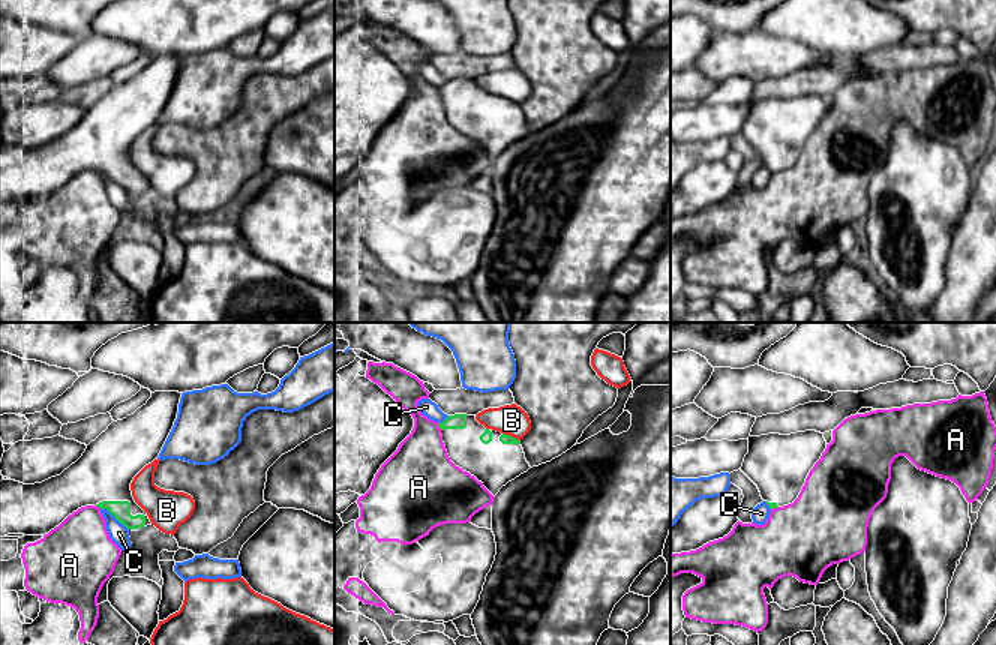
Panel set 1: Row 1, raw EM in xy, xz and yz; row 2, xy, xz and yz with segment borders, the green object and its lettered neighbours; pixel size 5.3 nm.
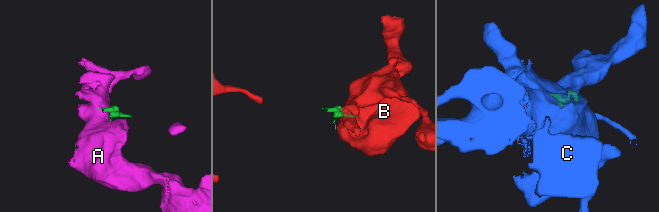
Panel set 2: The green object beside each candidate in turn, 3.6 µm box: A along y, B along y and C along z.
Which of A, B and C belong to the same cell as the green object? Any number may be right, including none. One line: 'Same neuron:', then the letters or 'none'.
Same neuron: none

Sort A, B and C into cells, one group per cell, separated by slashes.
A / B / C

